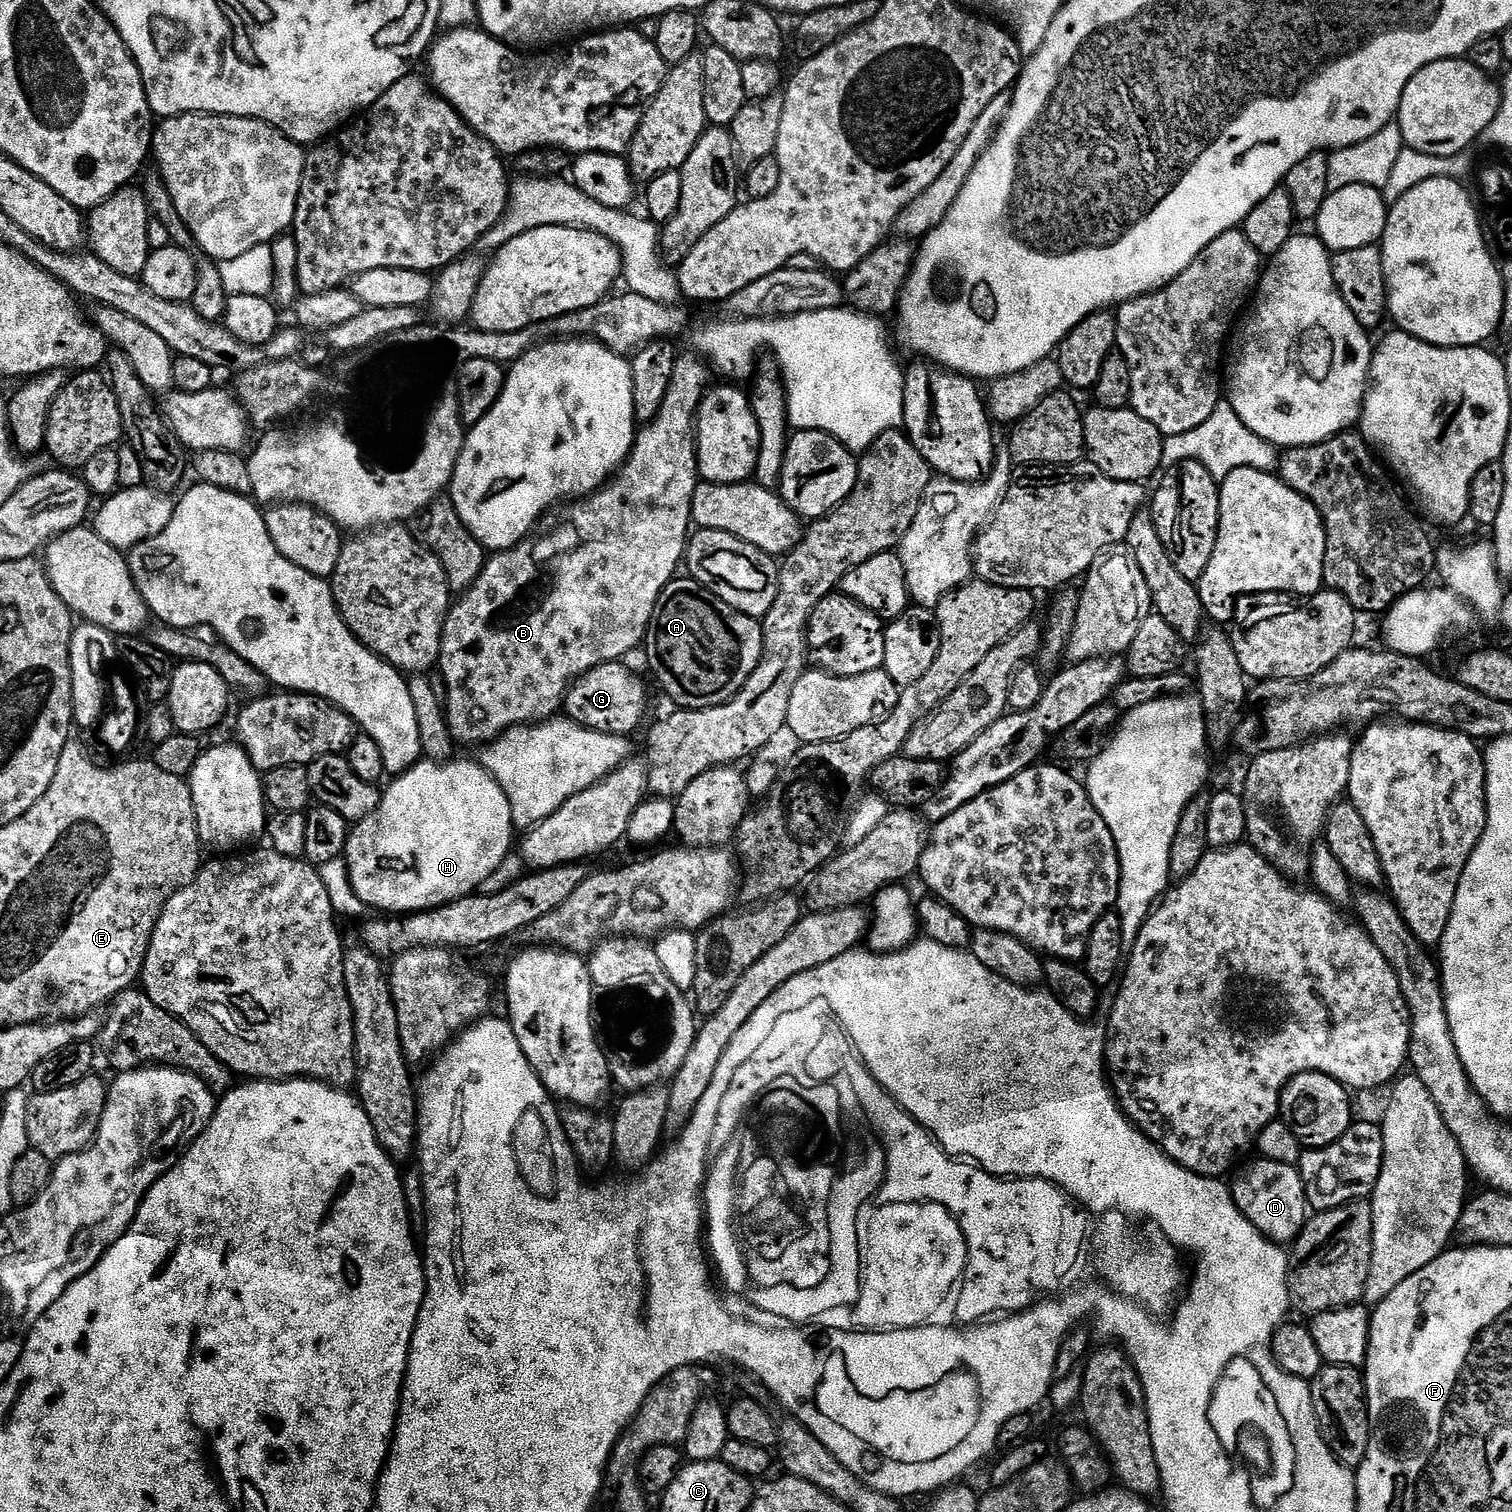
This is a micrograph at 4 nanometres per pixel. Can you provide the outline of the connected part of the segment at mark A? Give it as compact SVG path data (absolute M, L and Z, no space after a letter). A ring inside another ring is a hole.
M673 578L656 599L642 653L661 690L676 703L673 705L677 709L713 708L733 700L744 687L738 680L744 640L740 634L734 636L724 622L724 614L732 609L730 605L713 602L695 580L680 579Z

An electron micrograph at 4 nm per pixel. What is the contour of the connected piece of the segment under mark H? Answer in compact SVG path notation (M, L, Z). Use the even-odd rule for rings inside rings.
M459 758L453 759L451 762L433 762L421 759L407 772L395 777L391 781L392 785L388 789L386 787L383 789L380 805L366 819L359 821L351 829L346 849L348 878L352 884L354 894L363 904L367 904L369 909L381 908L384 911L381 913L384 914L411 914L423 912L430 908L438 908L441 904L449 904L451 900L473 895L479 889L476 887L483 880L490 879L499 870L500 863L508 856L508 851L511 848L513 851L514 848L514 840L512 844L512 832L514 833L512 813L508 807L508 799L501 792L499 786L496 785L495 780L488 775L487 771L479 763L476 764L471 764L468 760L459 760Z

